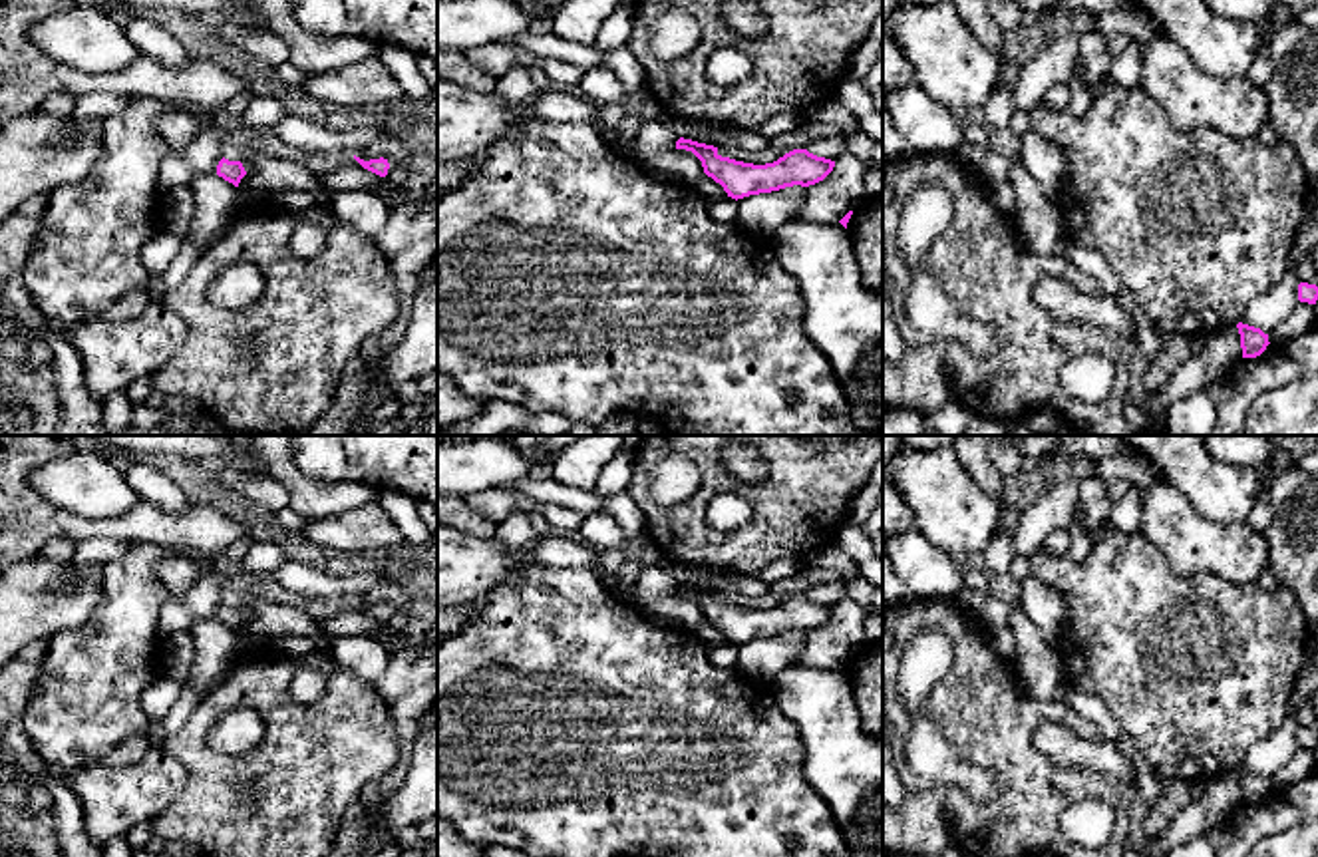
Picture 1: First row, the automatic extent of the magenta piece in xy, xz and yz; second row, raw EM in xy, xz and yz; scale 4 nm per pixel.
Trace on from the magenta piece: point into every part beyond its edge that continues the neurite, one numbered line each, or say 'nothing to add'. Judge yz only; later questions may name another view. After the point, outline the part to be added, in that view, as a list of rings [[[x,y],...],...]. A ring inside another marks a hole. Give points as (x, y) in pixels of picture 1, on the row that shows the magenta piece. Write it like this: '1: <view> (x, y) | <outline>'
nothing to add

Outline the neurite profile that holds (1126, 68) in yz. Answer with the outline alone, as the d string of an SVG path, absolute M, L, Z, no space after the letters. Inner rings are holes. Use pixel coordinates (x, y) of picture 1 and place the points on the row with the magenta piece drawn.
M1131 42L1119 56L1113 58L1105 78L1123 87L1139 86L1143 48L1145 44Z

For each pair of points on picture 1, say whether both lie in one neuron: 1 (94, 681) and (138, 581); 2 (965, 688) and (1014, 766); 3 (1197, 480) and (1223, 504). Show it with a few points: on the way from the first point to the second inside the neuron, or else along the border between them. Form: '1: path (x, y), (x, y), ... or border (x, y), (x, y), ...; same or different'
1: path (112, 657), (118, 649), (130, 605); same
2: path (983, 708), (1006, 746); same
3: path (1203, 484), (1217, 498); same

